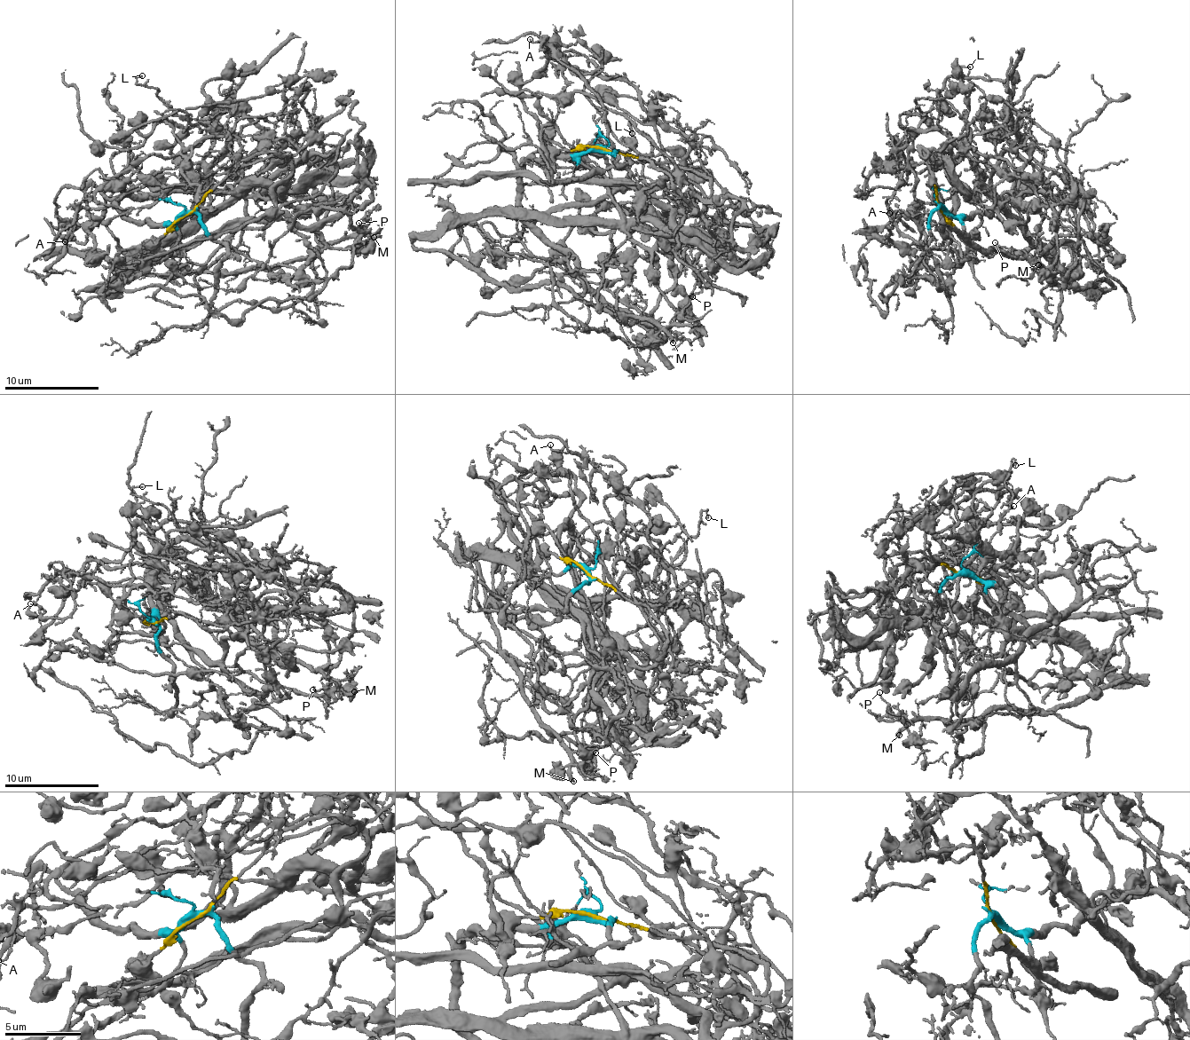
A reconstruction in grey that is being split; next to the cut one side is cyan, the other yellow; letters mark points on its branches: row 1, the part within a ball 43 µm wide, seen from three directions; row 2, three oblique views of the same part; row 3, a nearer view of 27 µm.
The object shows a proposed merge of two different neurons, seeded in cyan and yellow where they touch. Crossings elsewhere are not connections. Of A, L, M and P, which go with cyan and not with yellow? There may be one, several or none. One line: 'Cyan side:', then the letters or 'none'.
Cyan side: none

